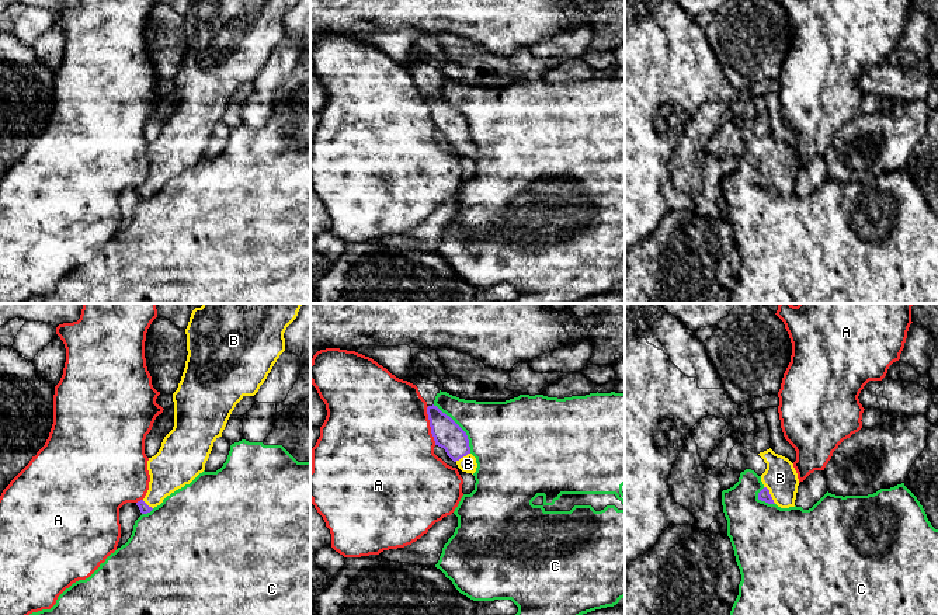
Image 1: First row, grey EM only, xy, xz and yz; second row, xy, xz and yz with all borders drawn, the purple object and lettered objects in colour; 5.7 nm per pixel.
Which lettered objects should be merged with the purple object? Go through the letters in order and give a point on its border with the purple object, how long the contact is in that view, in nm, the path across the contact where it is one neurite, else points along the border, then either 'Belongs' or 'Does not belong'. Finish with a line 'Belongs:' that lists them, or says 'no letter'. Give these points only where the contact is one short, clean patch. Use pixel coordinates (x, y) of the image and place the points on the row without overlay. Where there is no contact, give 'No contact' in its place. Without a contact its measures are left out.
A: Touches purple at xz (430, 111). Shared border 220 nm. Does not belong
B: Touches purple at yz (770, 180). Shared border 120 nm. Path across: yz (764, 180), (770, 180), (780, 170), (780, 163). Belongs
C: Touches purple at xz (459, 113). Shared border 360 nm. Does not belong
Belongs: B

